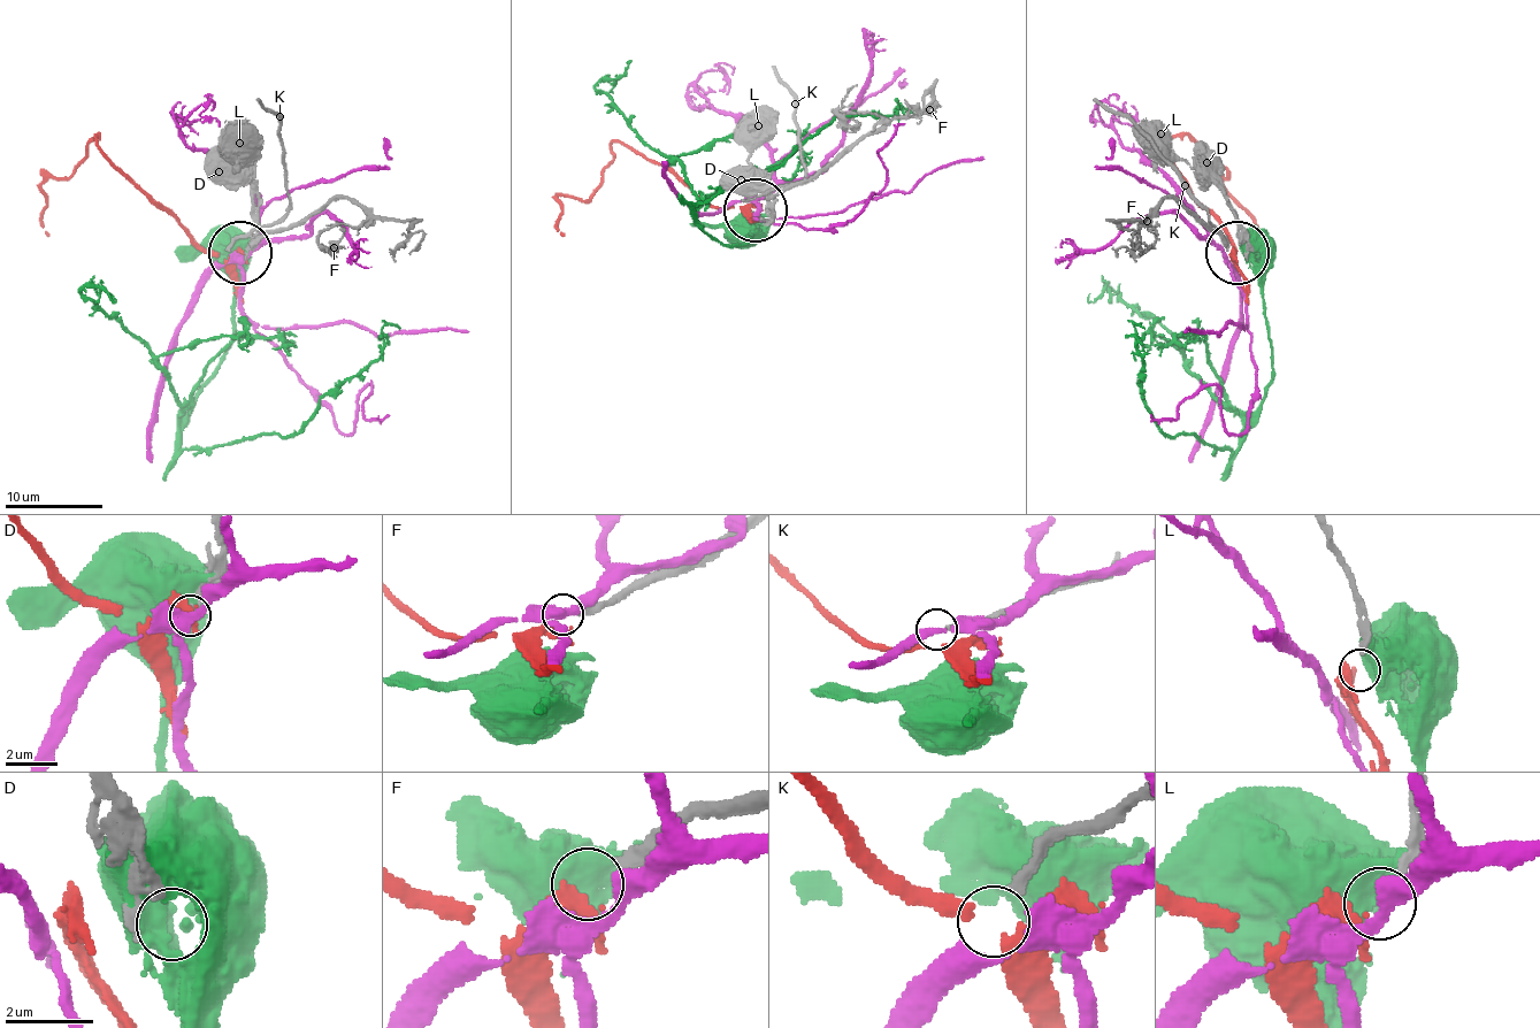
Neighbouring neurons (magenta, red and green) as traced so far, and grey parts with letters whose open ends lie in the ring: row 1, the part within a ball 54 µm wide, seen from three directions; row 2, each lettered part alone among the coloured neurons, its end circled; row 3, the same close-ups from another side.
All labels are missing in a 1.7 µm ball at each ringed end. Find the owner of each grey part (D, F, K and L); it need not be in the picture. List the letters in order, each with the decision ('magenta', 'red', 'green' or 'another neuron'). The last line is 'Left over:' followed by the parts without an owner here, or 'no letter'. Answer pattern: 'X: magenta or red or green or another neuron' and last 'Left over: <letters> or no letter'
D: another neuron
F: red
K: magenta
L: another neuron
Left over: D, L

